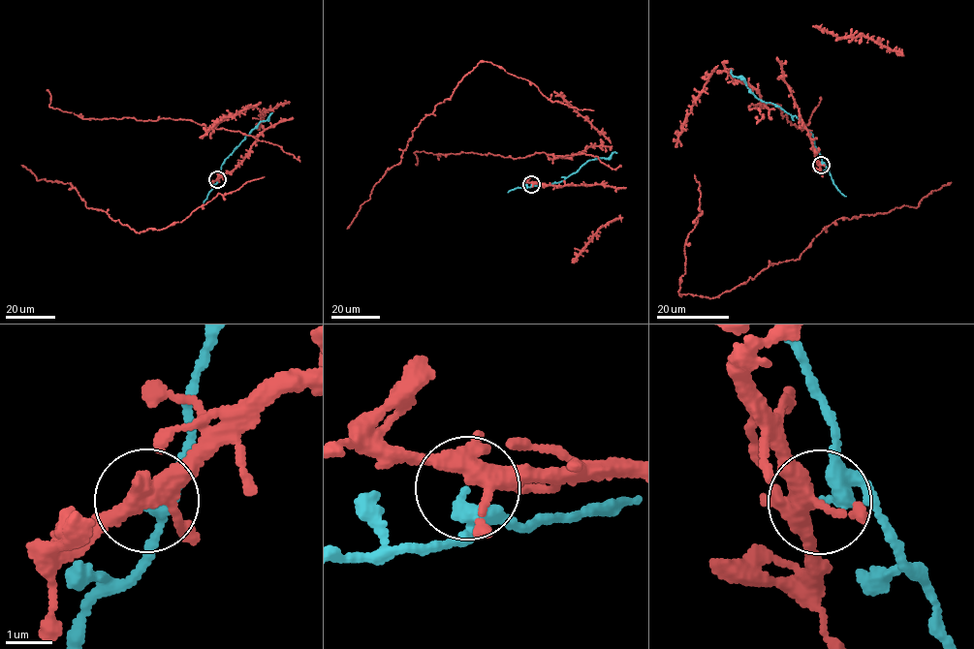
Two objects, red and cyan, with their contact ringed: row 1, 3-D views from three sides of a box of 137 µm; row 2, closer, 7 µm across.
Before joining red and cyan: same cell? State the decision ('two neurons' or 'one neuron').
two neurons

